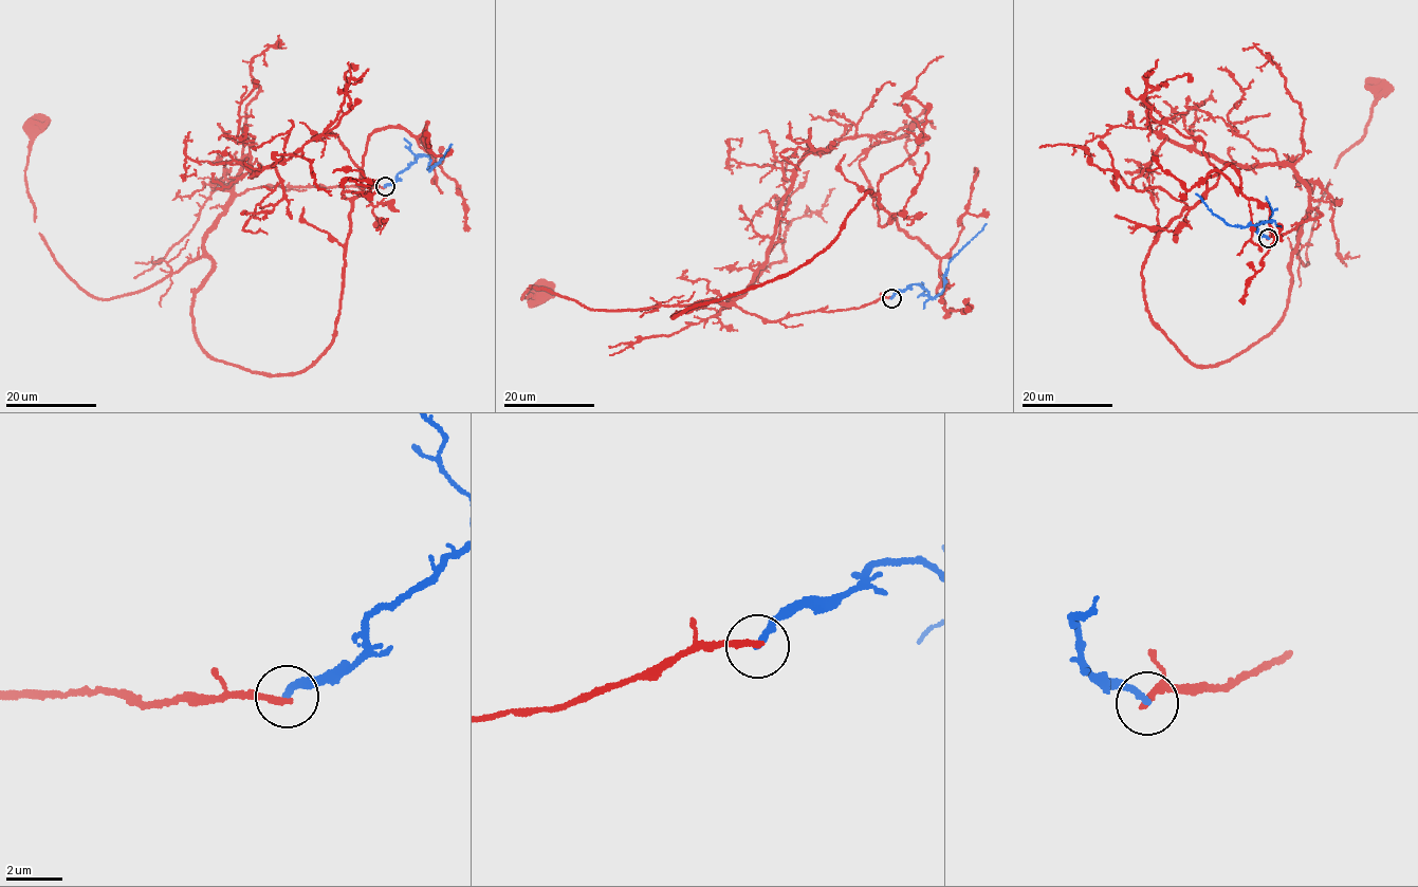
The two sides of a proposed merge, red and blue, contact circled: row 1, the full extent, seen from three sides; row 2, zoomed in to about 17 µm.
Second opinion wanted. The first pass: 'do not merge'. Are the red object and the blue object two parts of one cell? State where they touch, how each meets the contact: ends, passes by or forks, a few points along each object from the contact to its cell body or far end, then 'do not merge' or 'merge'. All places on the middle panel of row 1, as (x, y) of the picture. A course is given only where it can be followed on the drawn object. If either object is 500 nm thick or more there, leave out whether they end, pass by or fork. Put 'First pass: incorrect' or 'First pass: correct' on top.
First pass: correct
place (891, 298); red ends; blue ends; course red (891, 297), (776, 320), (712, 301), (609, 311), (530, 285), (520, 298), (538, 292); course blue (891, 297), (908, 285), (916, 283), (935, 298), (944, 288), (949, 264), (986, 224); do not merge

